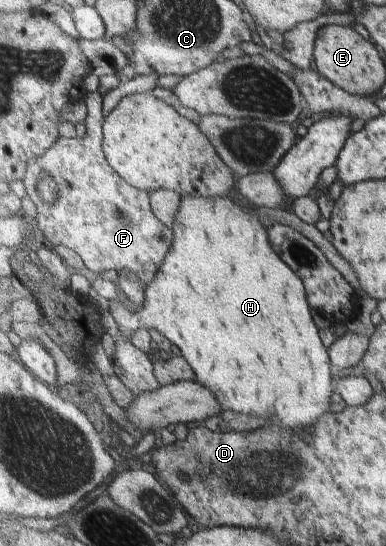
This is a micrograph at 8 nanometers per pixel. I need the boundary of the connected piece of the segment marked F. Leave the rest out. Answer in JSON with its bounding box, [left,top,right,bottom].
[18,91,174,285]

